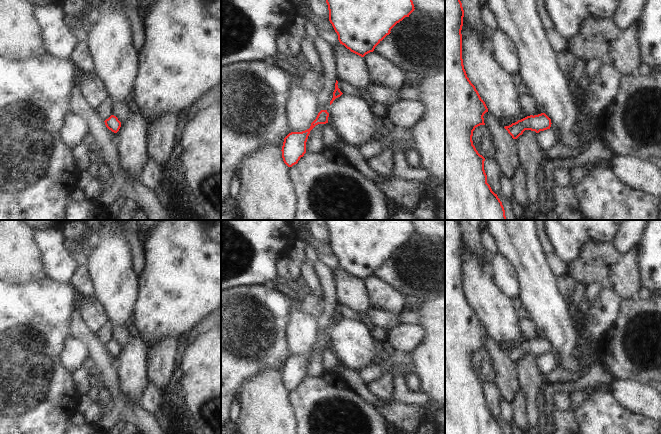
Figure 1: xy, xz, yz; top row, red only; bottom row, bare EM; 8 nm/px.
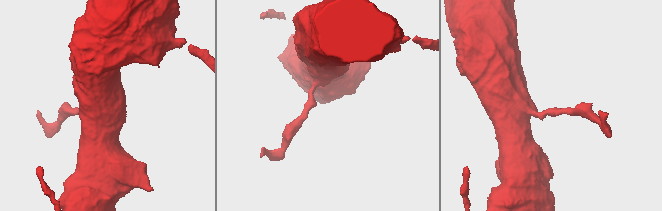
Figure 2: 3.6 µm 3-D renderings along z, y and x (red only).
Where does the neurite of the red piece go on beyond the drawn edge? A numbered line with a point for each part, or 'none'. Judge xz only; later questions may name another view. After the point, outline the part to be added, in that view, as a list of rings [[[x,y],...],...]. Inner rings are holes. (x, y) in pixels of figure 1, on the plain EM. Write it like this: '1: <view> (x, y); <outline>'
none

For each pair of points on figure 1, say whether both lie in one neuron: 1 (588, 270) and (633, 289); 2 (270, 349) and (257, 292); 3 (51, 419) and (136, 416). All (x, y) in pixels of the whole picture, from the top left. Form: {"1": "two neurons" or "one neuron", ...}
{"1": "one neuron", "2": "one neuron", "3": "two neurons"}

